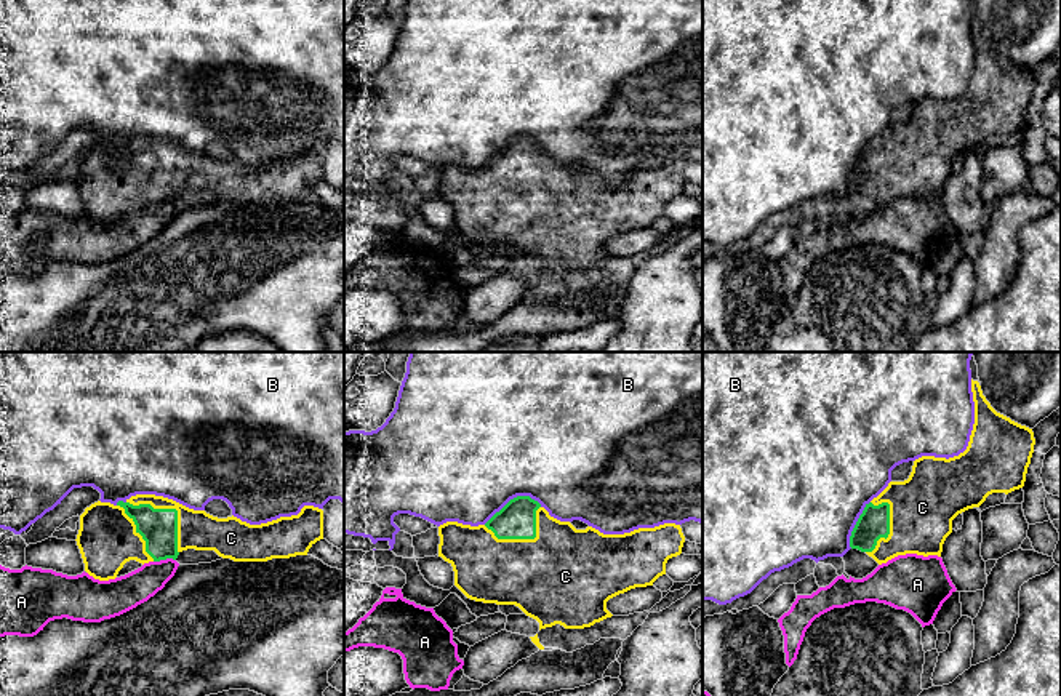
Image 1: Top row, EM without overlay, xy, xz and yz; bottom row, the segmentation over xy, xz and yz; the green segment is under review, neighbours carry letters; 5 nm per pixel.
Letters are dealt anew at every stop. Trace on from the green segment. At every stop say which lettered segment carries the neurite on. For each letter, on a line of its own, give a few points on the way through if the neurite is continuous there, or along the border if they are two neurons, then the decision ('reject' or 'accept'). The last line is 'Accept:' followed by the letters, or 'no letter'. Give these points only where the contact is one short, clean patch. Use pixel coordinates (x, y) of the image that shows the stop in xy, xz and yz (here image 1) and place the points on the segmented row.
A: border xy (175, 559), (154, 562); reject
B: reject
C: accept
Accept: C

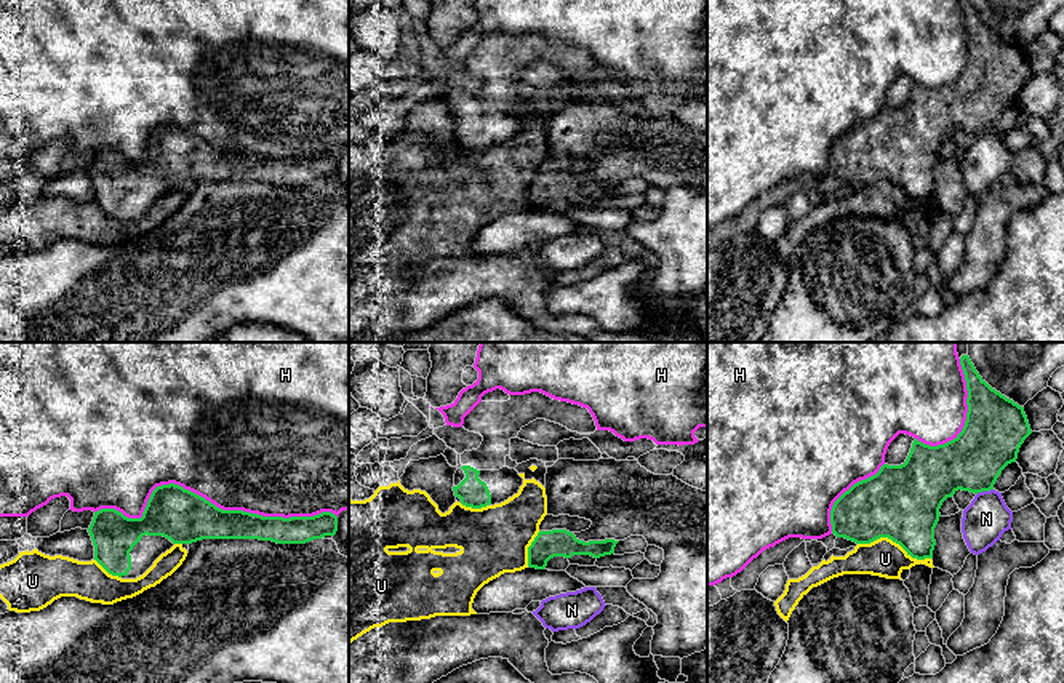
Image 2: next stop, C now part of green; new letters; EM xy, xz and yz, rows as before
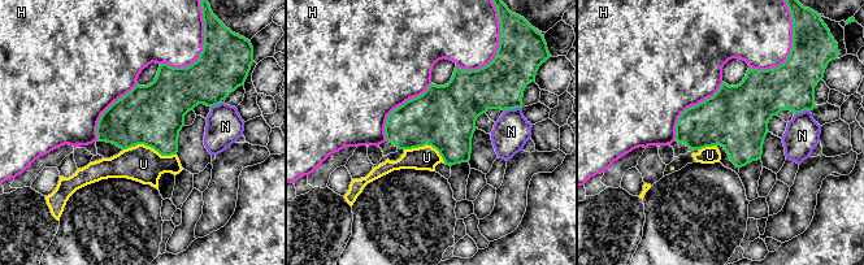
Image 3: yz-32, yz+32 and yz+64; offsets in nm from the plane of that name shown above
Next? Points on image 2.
H: reject
N: reject
U: reject
Accept: no letter

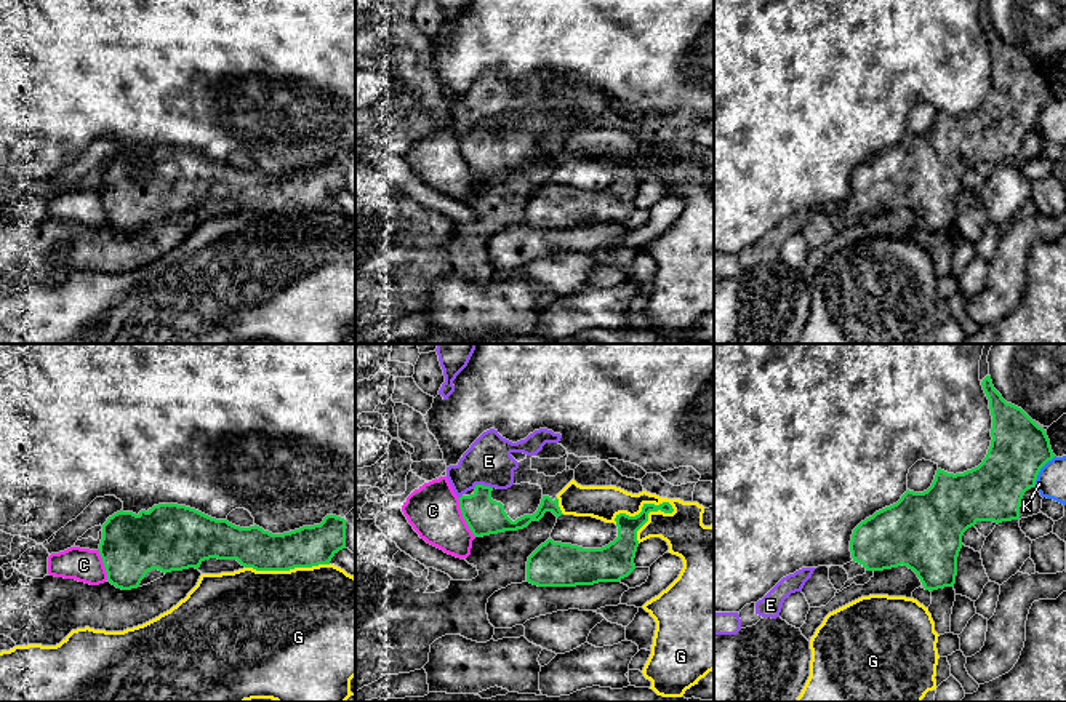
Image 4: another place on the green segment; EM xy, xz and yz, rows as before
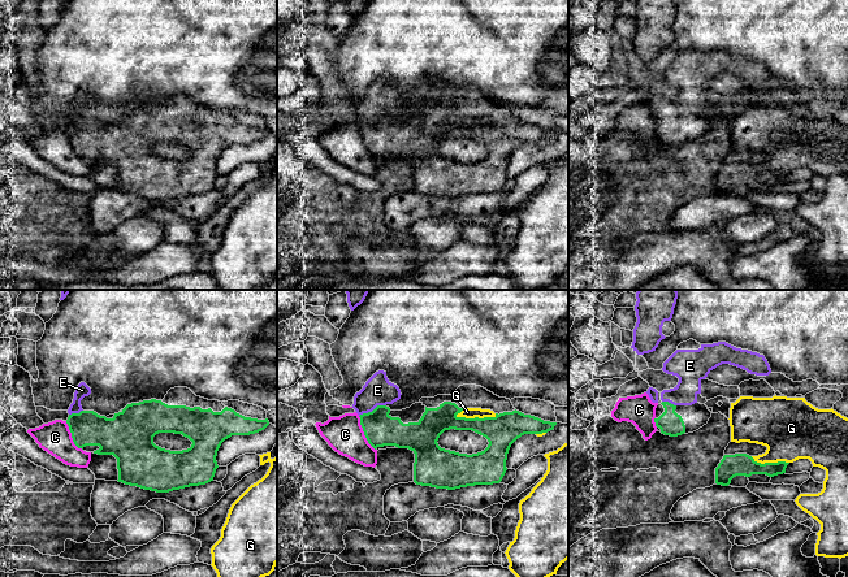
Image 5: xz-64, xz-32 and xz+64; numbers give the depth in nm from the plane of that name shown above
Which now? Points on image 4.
C: reject
E: way xz (484, 515), (482, 485), (482, 469), (488, 461); accept
G: reject
K: reject
Accept: E

